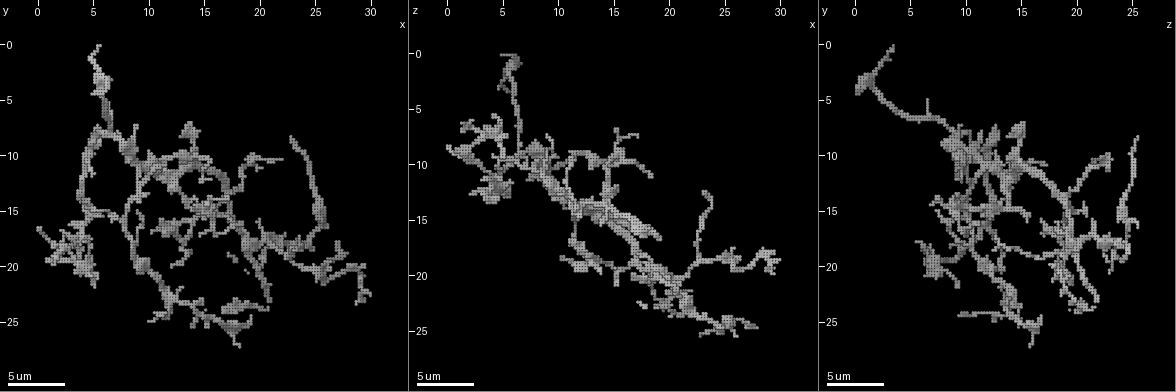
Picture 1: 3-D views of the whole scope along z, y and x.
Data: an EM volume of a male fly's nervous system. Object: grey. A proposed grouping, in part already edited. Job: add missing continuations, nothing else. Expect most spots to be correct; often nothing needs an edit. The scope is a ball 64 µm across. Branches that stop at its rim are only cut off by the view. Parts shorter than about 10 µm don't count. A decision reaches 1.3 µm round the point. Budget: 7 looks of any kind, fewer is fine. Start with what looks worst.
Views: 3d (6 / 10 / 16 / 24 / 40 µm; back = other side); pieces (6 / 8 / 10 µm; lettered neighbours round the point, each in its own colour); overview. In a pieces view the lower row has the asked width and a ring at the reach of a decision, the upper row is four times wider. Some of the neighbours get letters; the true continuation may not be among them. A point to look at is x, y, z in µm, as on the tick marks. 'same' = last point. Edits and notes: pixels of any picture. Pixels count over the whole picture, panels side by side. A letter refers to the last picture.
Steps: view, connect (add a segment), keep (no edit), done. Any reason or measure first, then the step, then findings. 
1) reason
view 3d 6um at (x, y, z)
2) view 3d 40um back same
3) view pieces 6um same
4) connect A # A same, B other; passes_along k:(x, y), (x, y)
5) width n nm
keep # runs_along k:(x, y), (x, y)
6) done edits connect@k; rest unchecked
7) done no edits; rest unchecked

free end
view pieces 8um at (13.6, 7.4, 15.0)

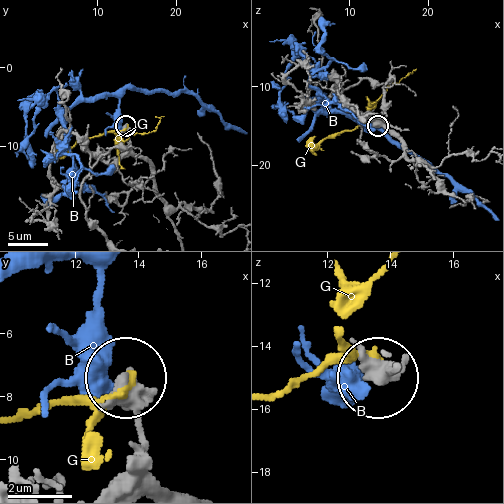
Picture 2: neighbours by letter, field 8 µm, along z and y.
keep # B other, G other; no lettered segment goes on from it

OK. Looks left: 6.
tapers out
view 3d 10um at (6.2, 5.4, 6.6)

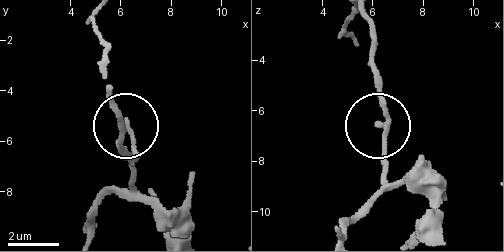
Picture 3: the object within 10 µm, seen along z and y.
see the neighbours
view pieces 6um at (6.2, 5.3, 6.6)

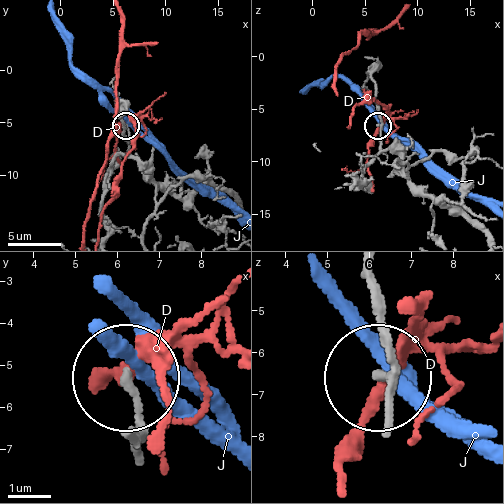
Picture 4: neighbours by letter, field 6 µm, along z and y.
keep # D other, J other; runs_along 4:(134, 454), (127, 379); none of them fits

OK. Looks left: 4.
branch stops here
view pieces 6um at (5.4, 7.4, 12.4)

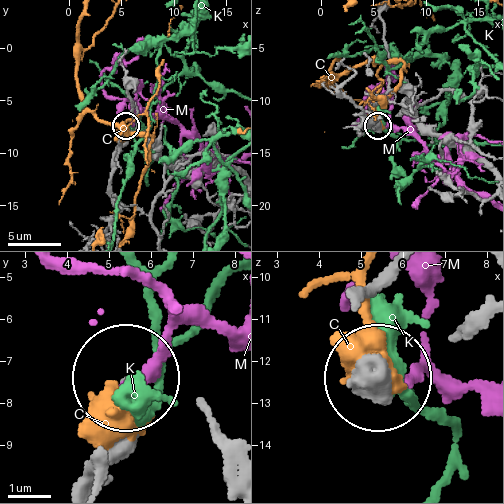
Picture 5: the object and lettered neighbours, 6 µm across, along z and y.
keep # C other, K other, M other; no lettered segment goes on from it

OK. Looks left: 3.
done no edits; rest unchecked

